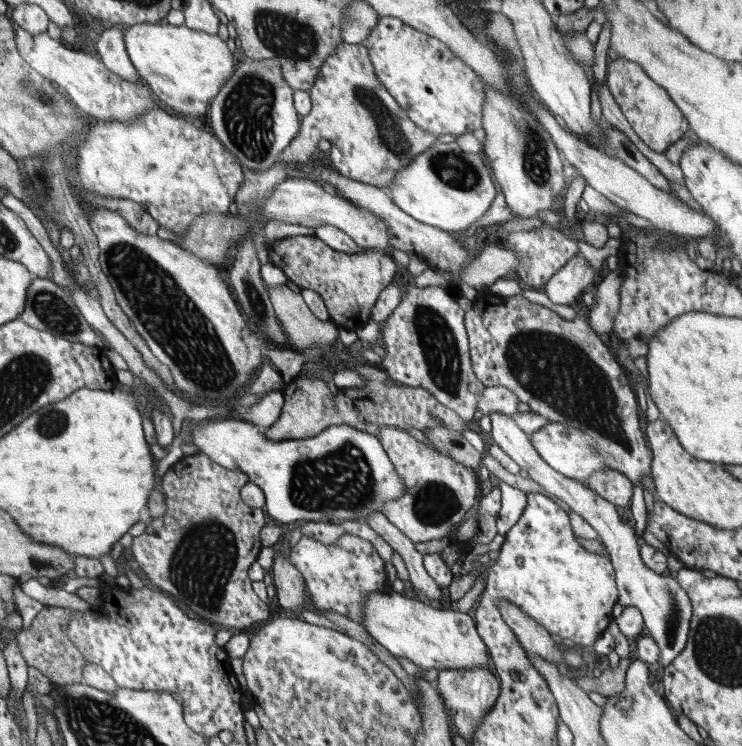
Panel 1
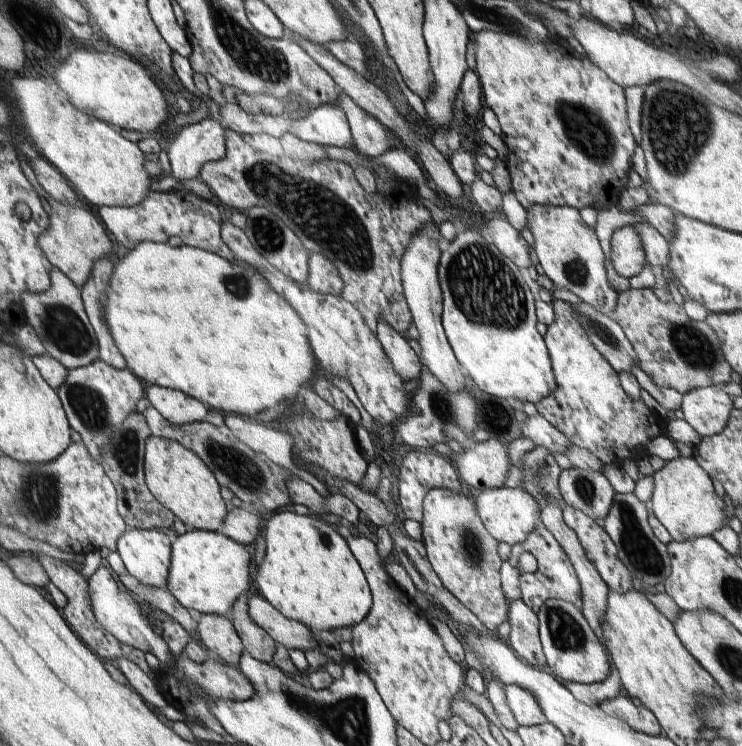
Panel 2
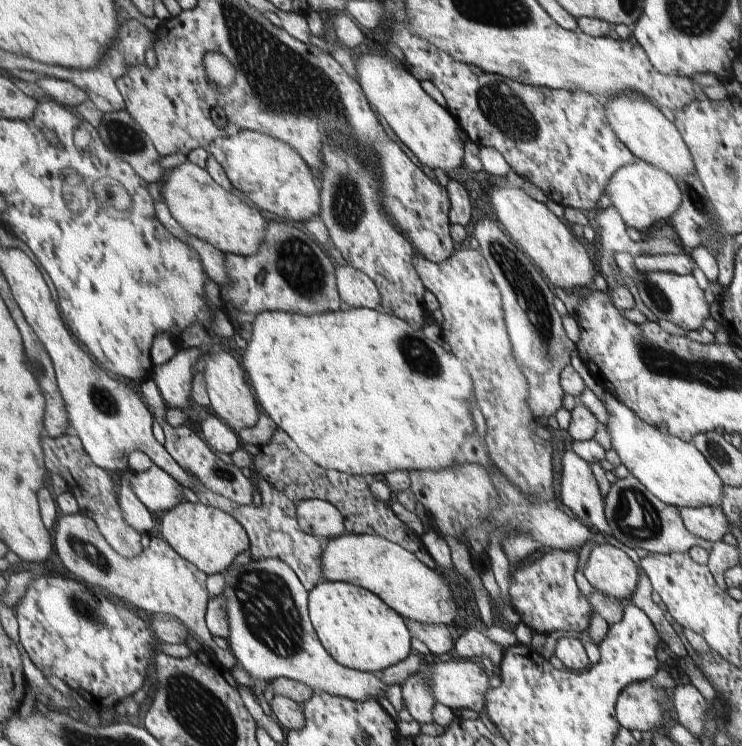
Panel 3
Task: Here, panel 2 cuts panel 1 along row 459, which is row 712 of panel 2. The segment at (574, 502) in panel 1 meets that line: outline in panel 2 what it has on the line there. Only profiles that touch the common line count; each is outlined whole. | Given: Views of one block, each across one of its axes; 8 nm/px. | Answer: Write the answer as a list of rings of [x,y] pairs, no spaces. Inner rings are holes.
[[[506,685],[504,695],[519,726],[542,725],[548,722],[532,694],[520,686]]]

